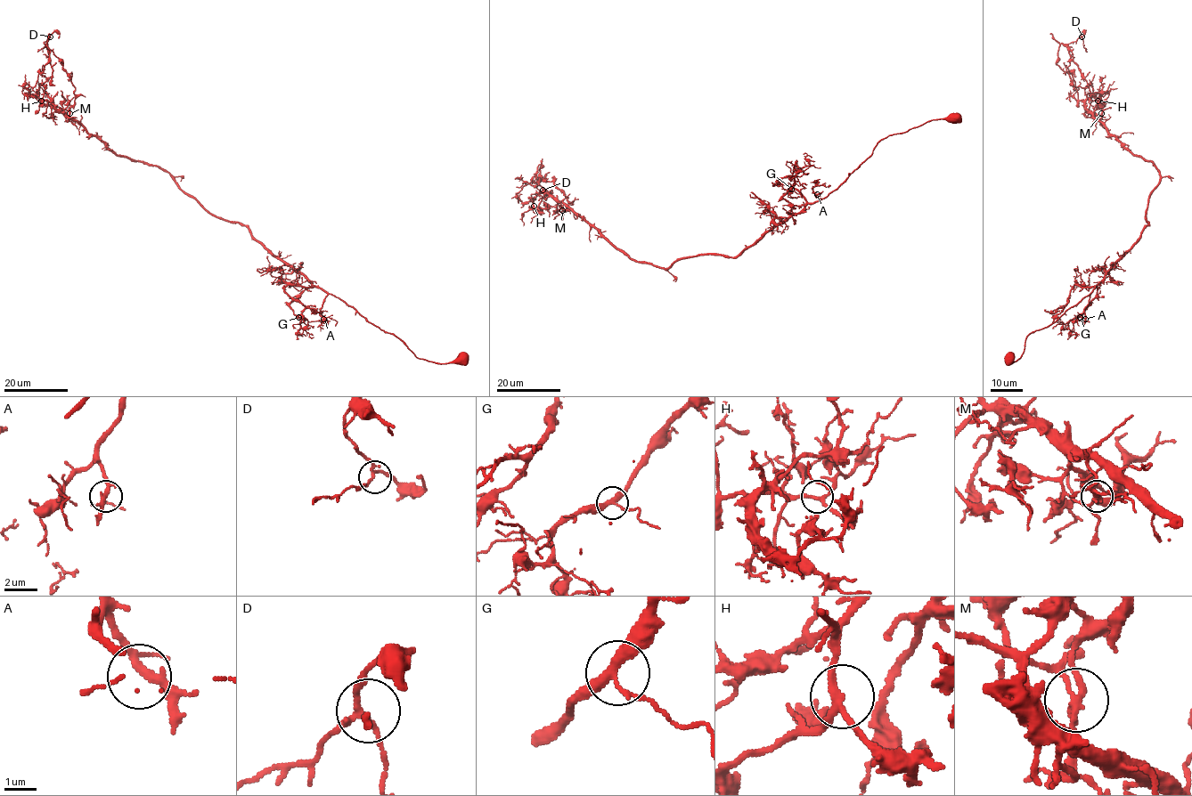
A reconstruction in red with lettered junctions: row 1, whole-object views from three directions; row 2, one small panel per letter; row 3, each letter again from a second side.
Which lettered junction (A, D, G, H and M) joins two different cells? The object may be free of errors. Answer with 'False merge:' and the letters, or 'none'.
False merge: M

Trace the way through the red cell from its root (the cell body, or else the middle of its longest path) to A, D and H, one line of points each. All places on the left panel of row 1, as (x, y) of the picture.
A: (461, 359), (435, 363), (418, 357), (398, 338), (370, 323), (331, 294), (325, 297), (321, 309), (323, 319)
D: (461, 359), (418, 357), (244, 225), (209, 214), (167, 173), (116, 156), (73, 124), (75, 87), (50, 36)
H: (461, 359), (435, 363), (418, 357), (273, 256), (244, 225), (209, 214), (167, 173), (116, 156), (41, 101)

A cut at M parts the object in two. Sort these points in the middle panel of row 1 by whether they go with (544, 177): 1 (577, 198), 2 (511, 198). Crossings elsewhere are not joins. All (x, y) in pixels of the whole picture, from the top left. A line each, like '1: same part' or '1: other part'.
1: same part
2: same part

